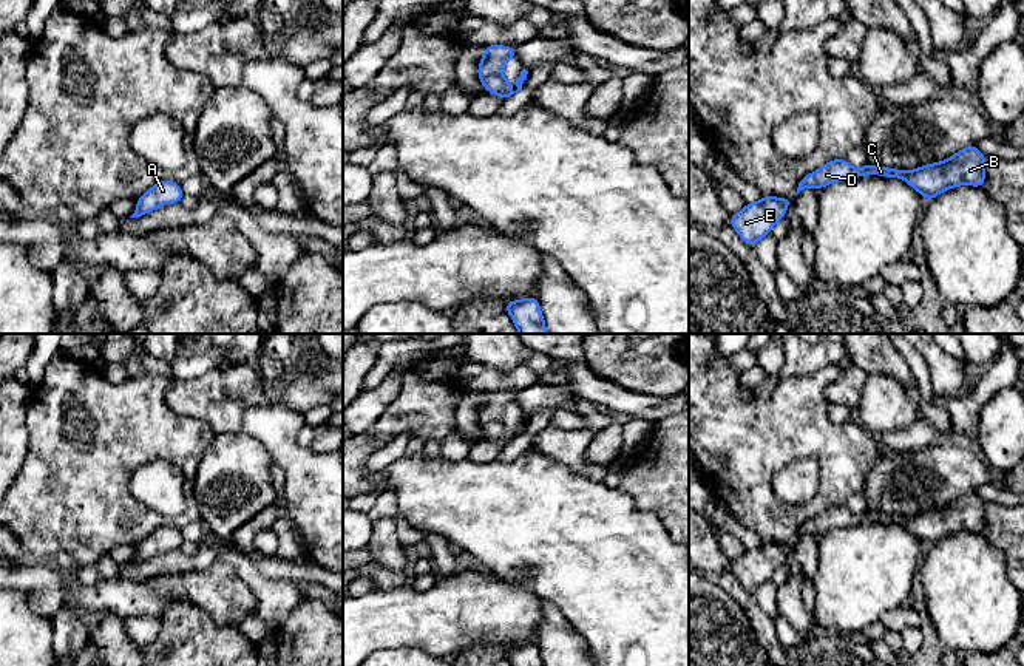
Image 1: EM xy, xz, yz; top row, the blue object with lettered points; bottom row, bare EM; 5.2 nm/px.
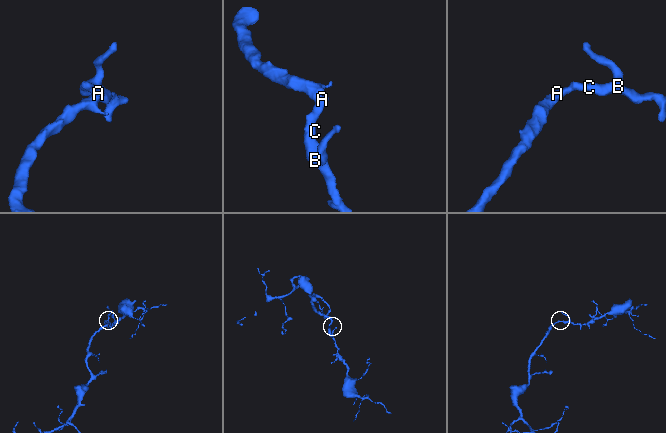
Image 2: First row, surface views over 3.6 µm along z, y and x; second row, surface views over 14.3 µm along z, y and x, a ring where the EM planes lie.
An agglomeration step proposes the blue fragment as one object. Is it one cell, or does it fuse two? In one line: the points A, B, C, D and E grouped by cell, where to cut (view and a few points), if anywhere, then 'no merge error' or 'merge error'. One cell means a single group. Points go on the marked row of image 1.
A B C D E | no cut | no merge error

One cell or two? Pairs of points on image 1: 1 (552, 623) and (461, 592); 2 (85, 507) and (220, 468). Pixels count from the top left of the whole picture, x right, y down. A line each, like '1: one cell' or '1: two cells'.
1: two cells
2: two cells

